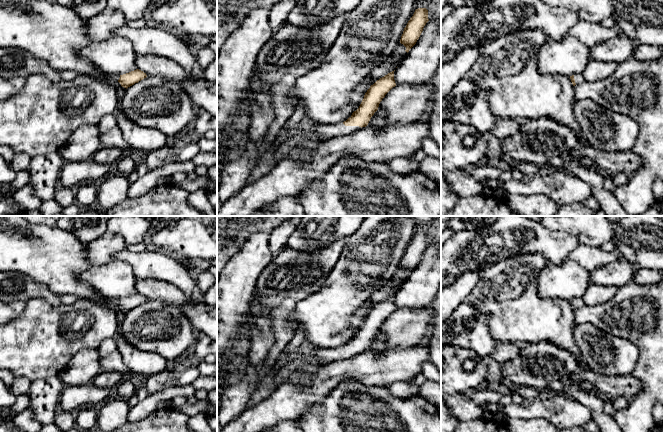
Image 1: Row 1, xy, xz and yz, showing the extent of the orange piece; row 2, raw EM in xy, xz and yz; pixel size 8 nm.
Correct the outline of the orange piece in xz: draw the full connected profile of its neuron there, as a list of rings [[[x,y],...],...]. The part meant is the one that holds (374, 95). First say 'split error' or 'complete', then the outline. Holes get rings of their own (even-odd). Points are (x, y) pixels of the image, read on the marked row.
split error | [[[394,71],[377,80],[364,95],[359,108],[344,122],[329,125],[316,125],[314,134],[317,138],[332,138],[350,134],[353,131],[366,127],[378,110],[379,104],[385,95],[396,86]]]

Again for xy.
split error | [[[136,69],[123,75],[109,75],[109,76],[117,80],[121,84],[121,86],[126,89],[147,77],[146,73],[144,73],[139,69]]]

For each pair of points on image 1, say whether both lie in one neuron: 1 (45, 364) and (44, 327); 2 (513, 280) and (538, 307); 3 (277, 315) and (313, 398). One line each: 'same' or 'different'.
1: same
2: same
3: different

